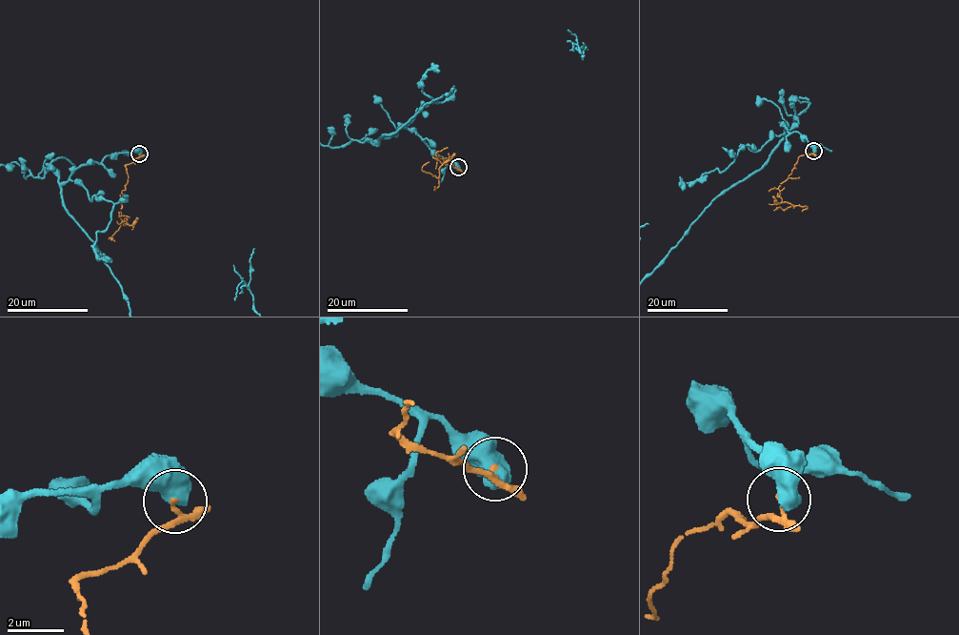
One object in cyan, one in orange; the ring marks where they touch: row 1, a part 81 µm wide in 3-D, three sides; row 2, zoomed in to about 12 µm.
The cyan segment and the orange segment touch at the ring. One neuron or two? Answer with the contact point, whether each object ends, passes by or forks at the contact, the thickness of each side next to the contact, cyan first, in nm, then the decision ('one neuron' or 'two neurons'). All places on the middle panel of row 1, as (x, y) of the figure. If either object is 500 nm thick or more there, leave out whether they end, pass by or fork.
place (458, 167); calibres 750 and 110 nm; two neurons

